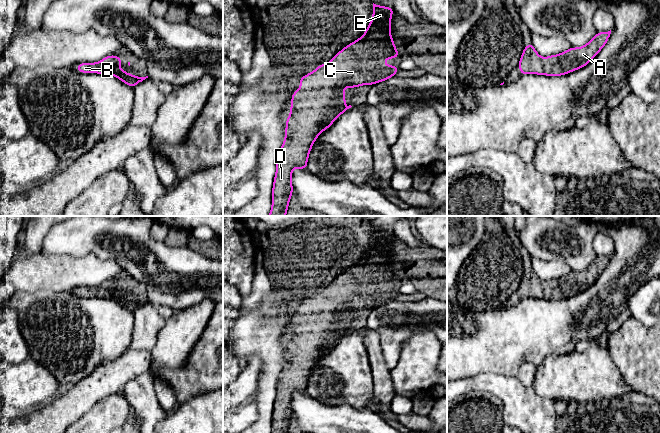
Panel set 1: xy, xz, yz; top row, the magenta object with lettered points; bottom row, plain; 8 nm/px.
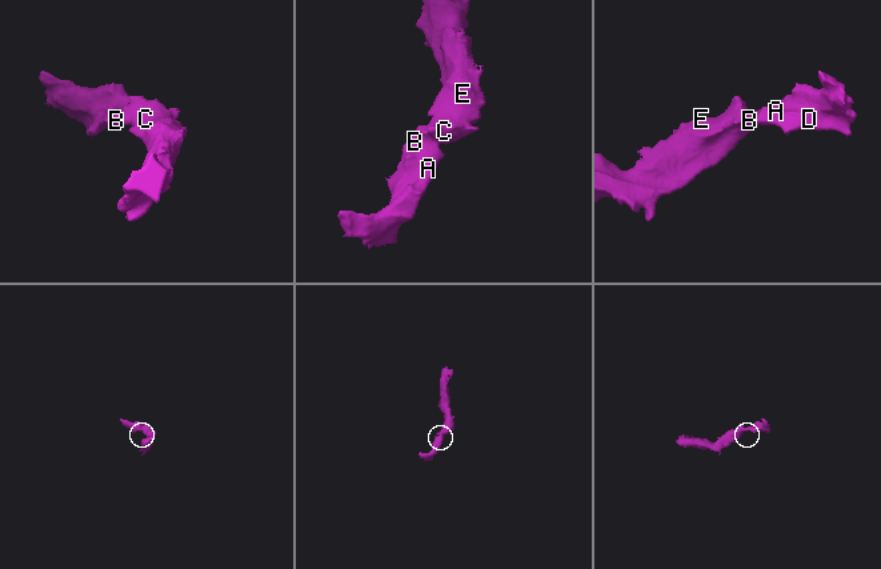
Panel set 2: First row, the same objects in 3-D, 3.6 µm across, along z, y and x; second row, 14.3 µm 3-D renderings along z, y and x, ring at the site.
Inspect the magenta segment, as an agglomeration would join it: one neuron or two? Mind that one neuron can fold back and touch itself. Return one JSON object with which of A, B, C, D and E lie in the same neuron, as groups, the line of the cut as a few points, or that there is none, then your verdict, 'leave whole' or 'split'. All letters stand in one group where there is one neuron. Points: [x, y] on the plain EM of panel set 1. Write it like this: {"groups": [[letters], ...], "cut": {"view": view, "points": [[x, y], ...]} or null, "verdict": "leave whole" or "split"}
{"groups": [["A", "B", "C", "D", "E"]], "cut": null, "verdict": "leave whole"}

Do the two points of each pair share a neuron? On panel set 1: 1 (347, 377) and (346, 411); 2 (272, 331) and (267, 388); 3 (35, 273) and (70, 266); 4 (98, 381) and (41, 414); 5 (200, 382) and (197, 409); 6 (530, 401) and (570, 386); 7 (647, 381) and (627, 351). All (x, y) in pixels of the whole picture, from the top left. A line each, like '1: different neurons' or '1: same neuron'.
1: different neurons
2: same neuron
3: same neuron
4: same neuron
5: different neurons
6: different neurons
7: same neuron

